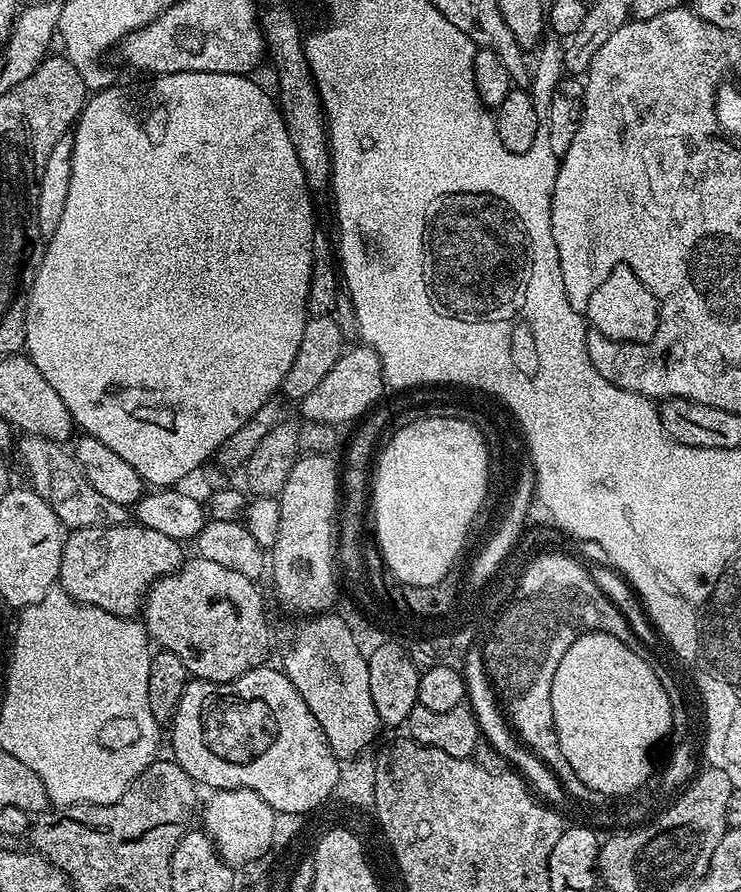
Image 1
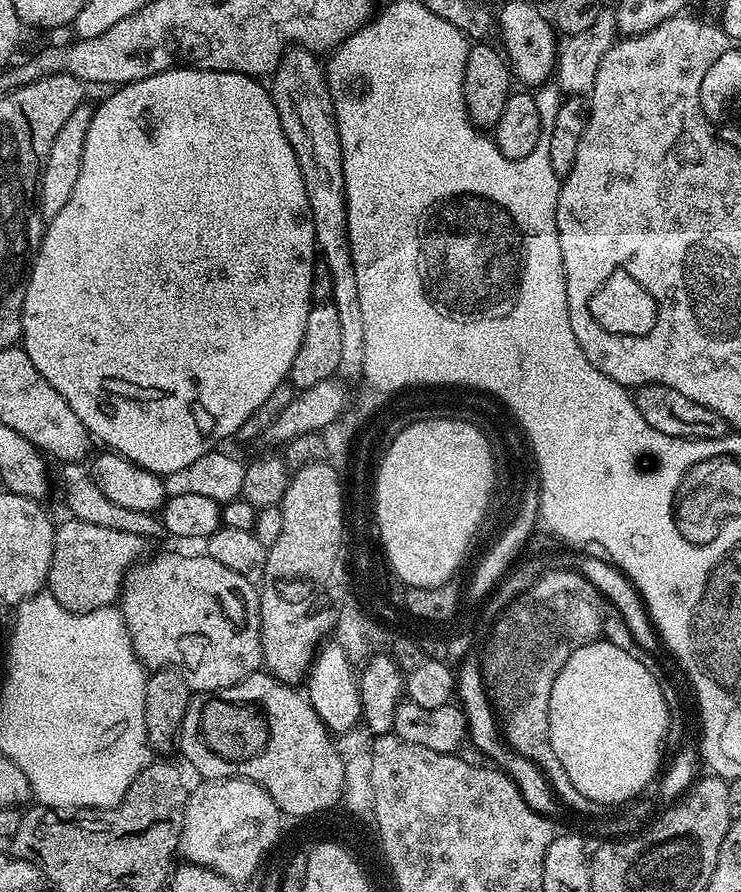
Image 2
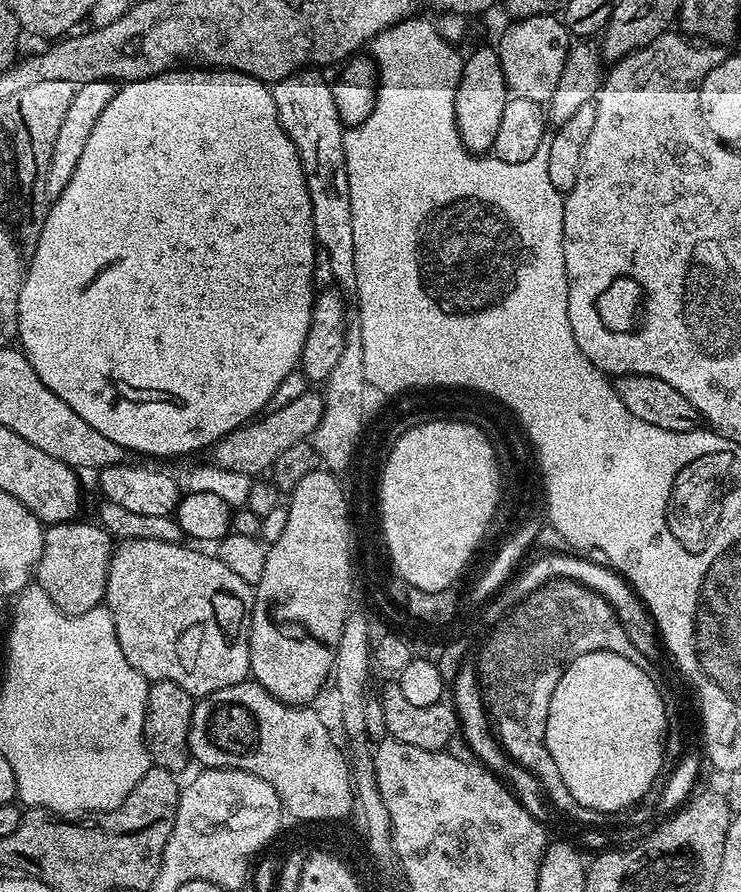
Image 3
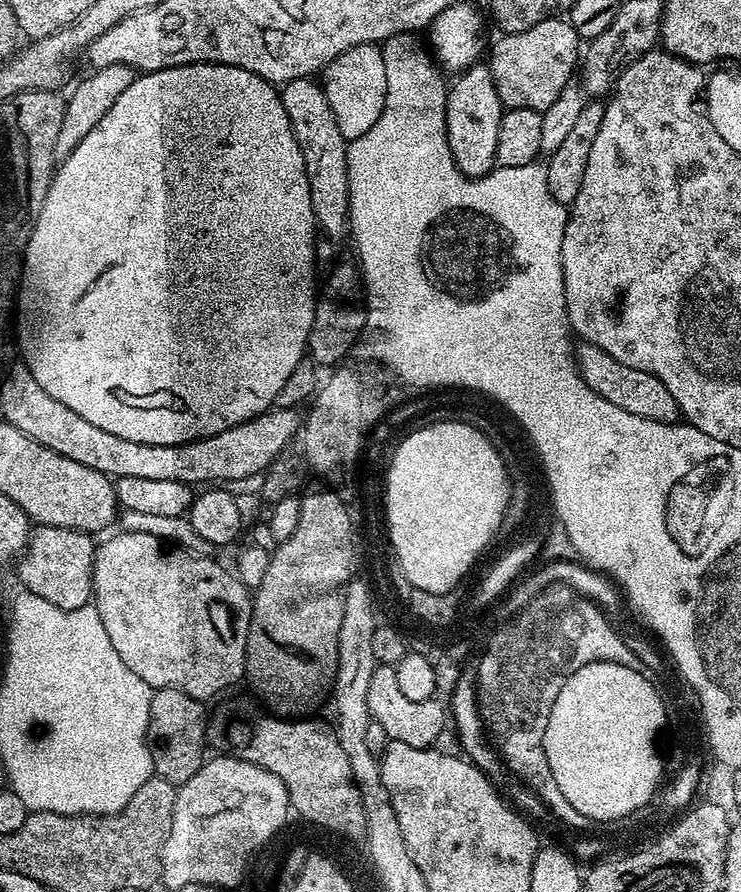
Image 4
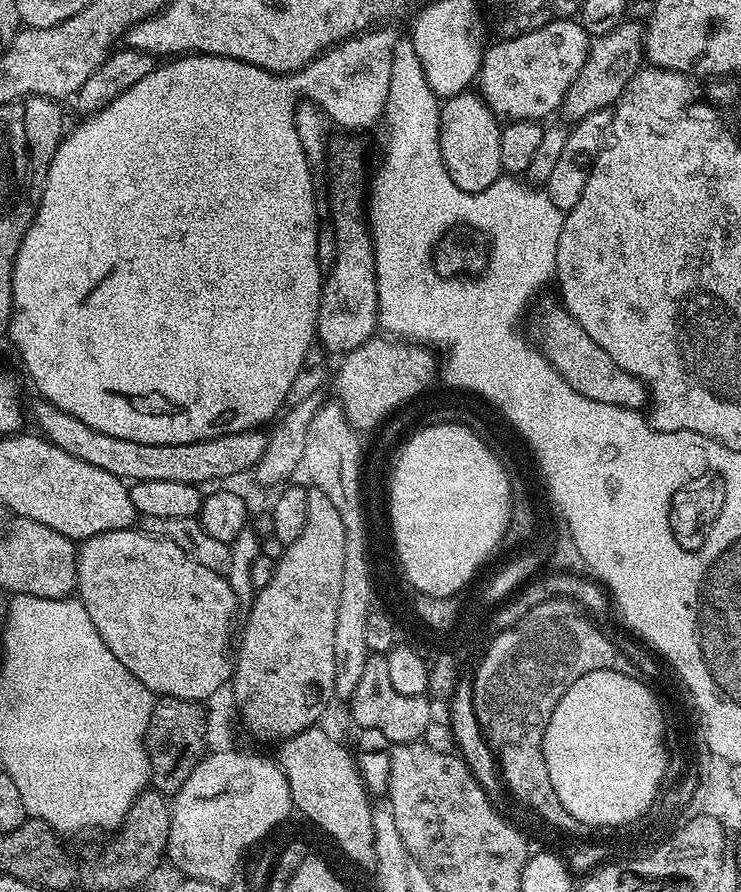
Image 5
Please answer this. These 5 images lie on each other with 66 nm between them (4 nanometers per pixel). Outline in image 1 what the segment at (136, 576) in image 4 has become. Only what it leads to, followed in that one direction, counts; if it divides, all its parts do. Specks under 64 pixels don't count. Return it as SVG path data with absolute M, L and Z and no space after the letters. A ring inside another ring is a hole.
M188 558L177 571L152 583L142 605L142 623L149 637L155 643L157 640L163 651L182 658L182 666L186 666L189 677L225 684L267 661L264 659L268 656L268 616L256 587L257 581L226 566L218 566L218 562Z

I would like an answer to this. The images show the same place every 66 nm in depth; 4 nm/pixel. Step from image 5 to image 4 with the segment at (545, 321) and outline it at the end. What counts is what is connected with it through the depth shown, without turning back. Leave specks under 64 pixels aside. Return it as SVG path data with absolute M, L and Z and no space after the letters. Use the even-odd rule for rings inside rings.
M580 342L575 345L574 355L576 358L576 370L580 377L606 402L614 402L614 406L619 406L626 410L626 414L638 414L638 418L647 420L657 420L663 424L673 423L680 416L678 402L674 402L674 396L666 386L654 374L646 374L646 370L634 370L634 366L622 366L610 354L606 354L598 346L587 342Z

